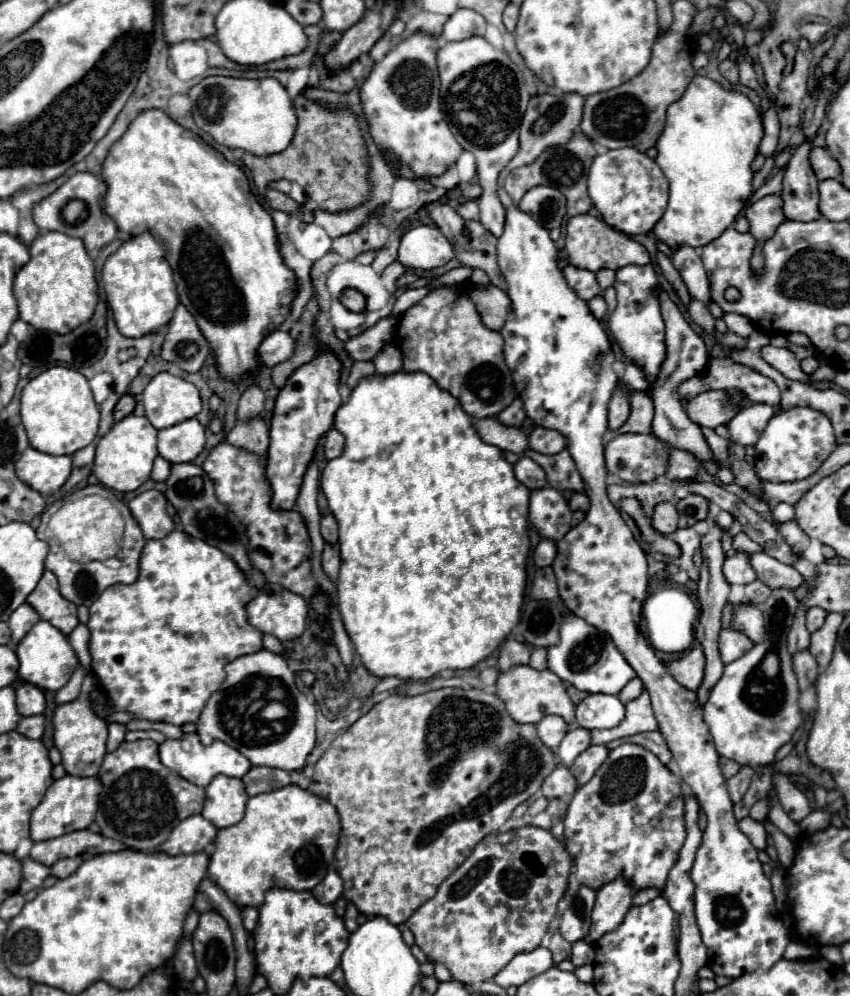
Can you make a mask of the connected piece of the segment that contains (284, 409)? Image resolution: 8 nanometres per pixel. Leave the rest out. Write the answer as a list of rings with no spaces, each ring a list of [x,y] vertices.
[[[334,351],[318,353],[310,363],[298,367],[280,389],[272,427],[270,427],[270,449],[266,463],[266,479],[272,489],[270,507],[276,511],[290,511],[296,505],[296,497],[302,485],[304,471],[314,455],[314,449],[324,433],[332,429],[332,419],[342,405],[338,383],[342,363]]]

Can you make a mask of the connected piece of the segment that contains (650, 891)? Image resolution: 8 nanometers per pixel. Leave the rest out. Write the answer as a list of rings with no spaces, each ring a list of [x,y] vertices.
[[[654,887],[642,889],[642,891],[638,891],[638,893],[636,893],[636,897],[634,897],[632,905],[644,905],[644,903],[648,903],[648,901],[656,899],[658,895],[660,895],[660,891],[658,891],[658,889],[654,889]]]

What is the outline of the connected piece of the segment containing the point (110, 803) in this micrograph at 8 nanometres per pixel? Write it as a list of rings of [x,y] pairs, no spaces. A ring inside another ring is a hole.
[[[138,739],[132,743],[120,743],[120,747],[104,757],[104,763],[98,771],[98,779],[102,783],[100,793],[100,807],[96,813],[96,823],[100,827],[100,833],[104,837],[116,839],[124,843],[126,847],[138,849],[138,851],[152,851],[158,849],[170,835],[172,827],[176,823],[184,821],[188,815],[200,813],[204,807],[204,789],[182,779],[176,771],[170,771],[164,767],[158,759],[158,743],[150,739]]]

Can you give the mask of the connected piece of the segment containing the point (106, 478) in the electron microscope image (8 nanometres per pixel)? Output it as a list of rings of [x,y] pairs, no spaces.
[[[128,415],[122,421],[114,423],[112,429],[98,441],[98,447],[96,447],[94,469],[92,469],[96,479],[102,485],[106,485],[108,489],[114,489],[120,493],[136,491],[144,481],[150,479],[152,463],[158,455],[156,433],[158,431],[150,425],[150,421],[146,417]]]

